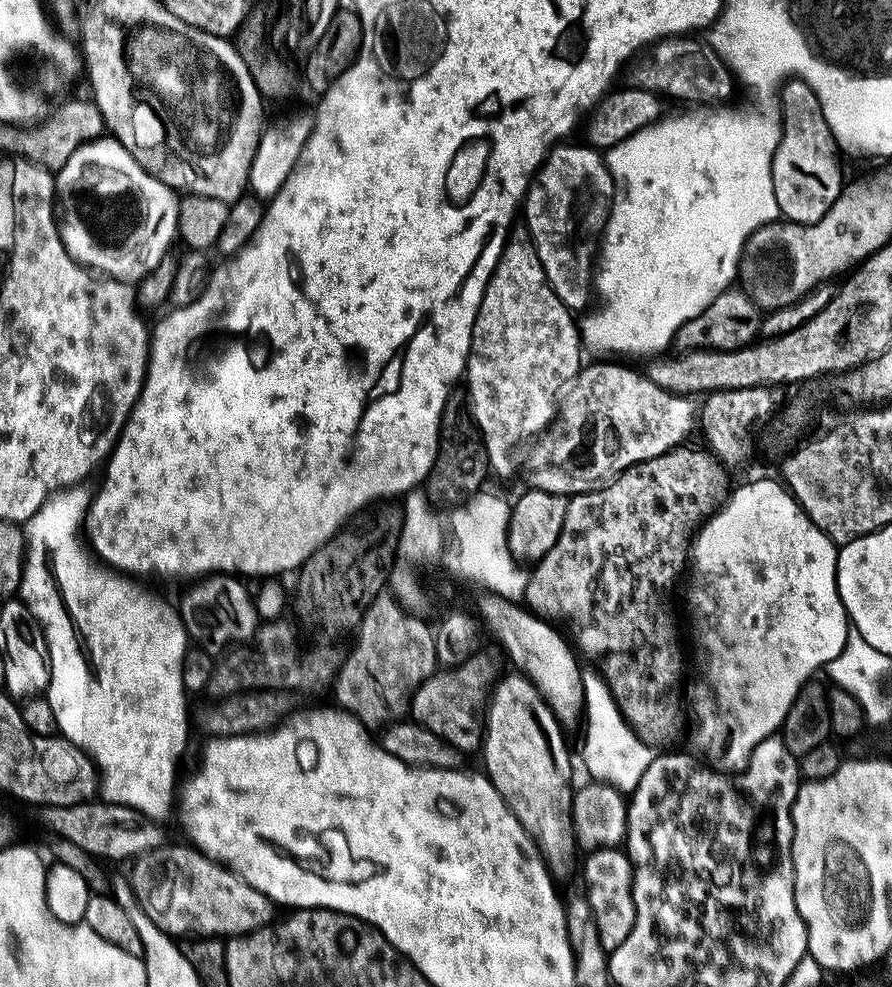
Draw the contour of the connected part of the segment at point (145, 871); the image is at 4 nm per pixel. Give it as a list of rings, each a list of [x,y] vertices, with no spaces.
[[[176,844],[173,848],[167,848],[167,846],[154,848],[150,852],[143,853],[132,868],[130,883],[134,894],[144,910],[143,915],[158,931],[165,932],[168,935],[165,937],[168,938],[180,938],[176,936],[231,938],[245,936],[248,932],[272,923],[274,905],[269,896],[254,890],[254,886],[250,886],[250,882],[246,882],[216,860],[211,860],[204,853],[196,851],[195,847],[187,847],[183,848],[182,845]]]

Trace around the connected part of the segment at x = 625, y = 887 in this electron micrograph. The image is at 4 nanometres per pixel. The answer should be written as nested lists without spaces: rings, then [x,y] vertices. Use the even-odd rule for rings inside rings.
[[[619,847],[598,848],[587,853],[588,856],[582,860],[582,872],[584,868],[583,891],[590,902],[590,910],[594,910],[594,926],[598,928],[598,939],[602,942],[605,952],[615,952],[626,938],[630,938],[630,930],[634,930],[634,894],[632,893],[632,864],[628,860],[627,851]]]

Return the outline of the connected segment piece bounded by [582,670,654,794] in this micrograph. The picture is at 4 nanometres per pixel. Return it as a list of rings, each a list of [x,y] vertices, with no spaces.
[[[599,671],[583,673],[584,711],[584,768],[593,781],[601,784],[612,784],[625,794],[631,794],[642,782],[642,774],[646,774],[646,766],[650,766],[654,755],[653,745],[647,744],[636,735],[628,721],[624,719],[620,707],[616,704],[608,682]]]

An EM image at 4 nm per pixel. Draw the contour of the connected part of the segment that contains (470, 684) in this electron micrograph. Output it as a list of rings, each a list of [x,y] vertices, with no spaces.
[[[484,650],[477,651],[465,664],[459,664],[456,668],[433,672],[430,679],[424,680],[412,693],[411,719],[438,734],[462,754],[468,754],[475,748],[477,751],[482,744],[484,714],[488,707],[490,685],[497,675],[495,672],[496,664]]]

